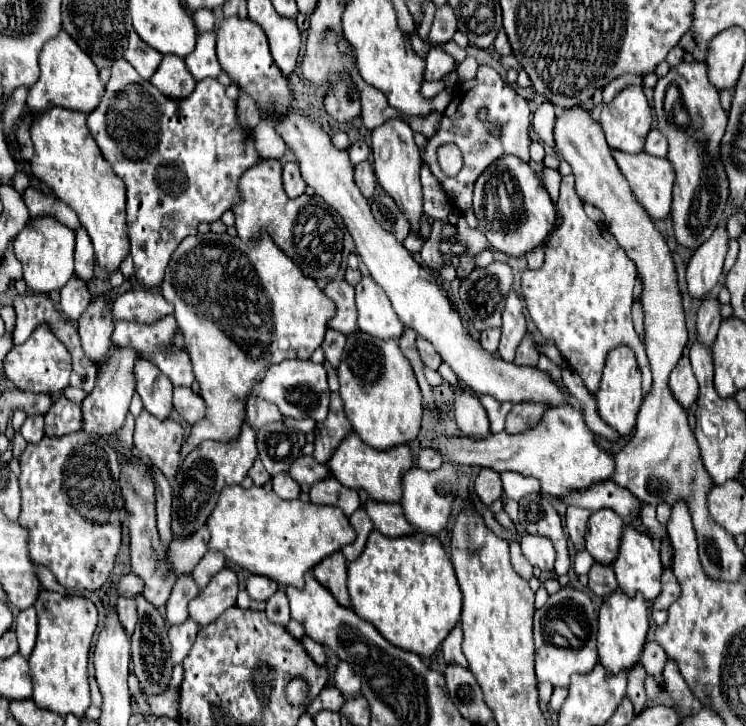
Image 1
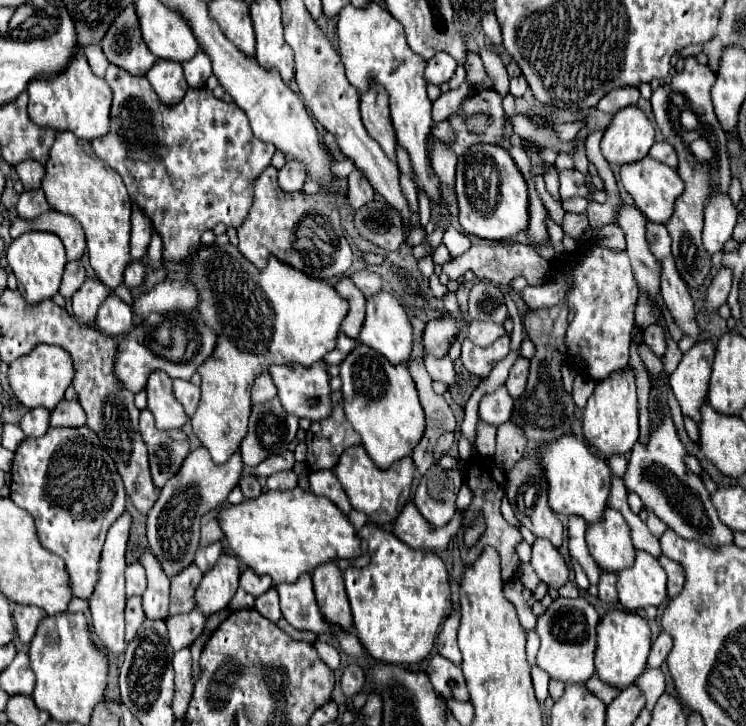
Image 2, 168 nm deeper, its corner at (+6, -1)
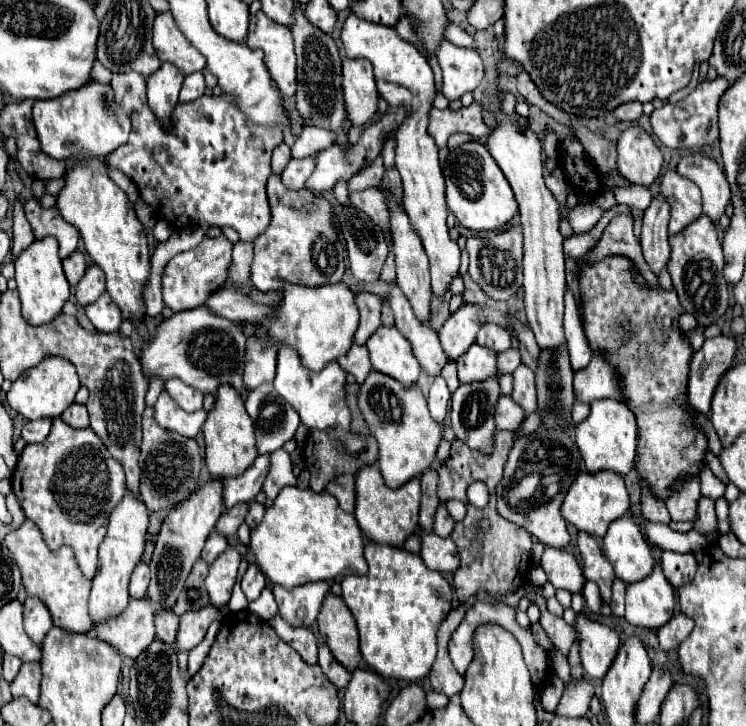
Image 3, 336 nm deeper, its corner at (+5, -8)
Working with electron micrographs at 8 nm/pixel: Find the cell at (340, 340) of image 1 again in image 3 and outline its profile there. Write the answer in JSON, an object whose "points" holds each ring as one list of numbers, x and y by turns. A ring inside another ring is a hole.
{"points":[[352,345,352,349,342,355,338,359,340,367,346,371,346,373,352,373,356,377,356,383,362,383,362,379,366,379,366,375,370,373,370,359,368,359,368,351,364,345]]}

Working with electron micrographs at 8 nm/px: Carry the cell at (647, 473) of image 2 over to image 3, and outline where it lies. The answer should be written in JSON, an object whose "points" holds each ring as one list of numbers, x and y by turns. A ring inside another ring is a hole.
{"points":[[702,497,698,503,698,521,694,523,694,529,700,531,702,535,718,531,716,527,716,513,714,513,714,501]]}

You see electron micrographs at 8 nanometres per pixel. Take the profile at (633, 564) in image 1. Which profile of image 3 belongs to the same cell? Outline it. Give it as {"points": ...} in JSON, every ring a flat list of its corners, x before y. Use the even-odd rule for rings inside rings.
{"points":[[660,565,646,579,630,583,626,589,626,621,636,627,658,629,666,625,674,615,674,607,674,587,664,577]]}

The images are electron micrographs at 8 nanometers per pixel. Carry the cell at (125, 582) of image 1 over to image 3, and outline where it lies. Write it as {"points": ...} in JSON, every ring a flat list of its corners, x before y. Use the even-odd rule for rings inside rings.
{"points":[[138,563,132,577,130,577,130,597,132,599,144,599,146,589,150,583,150,571,146,563]]}

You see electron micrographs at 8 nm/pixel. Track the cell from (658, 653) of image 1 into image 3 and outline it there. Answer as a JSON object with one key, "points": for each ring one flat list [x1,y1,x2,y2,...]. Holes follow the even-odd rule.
{"points":[[678,611,664,627,658,629,658,639,660,639,660,645,664,651,670,651,674,647,678,647,686,635,690,635,694,623,688,615,684,615,682,611]]}

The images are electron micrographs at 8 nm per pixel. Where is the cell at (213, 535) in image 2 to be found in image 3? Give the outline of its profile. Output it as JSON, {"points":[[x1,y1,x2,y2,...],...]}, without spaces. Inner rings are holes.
{"points":[[240,503,230,511,224,511,216,523,216,531,220,531,222,535,234,535,242,525,246,513,248,513,248,503]]}

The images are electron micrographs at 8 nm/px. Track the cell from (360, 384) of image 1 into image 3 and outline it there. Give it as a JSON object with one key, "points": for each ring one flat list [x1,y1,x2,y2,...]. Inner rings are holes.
{"points":[[372,371,368,379,360,385,358,403,366,423,370,425,372,435,378,441,378,467,390,489,402,487,402,483,408,483,410,479,422,475,422,471,432,467,438,443,442,439,442,425,438,425,430,417,428,403,418,385,406,389,392,377]]}

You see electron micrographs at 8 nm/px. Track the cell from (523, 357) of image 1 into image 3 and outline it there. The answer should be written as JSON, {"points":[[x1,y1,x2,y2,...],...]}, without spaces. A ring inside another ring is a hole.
{"points":[[520,365,514,371,514,391,512,391,512,399,526,411,526,413,534,413,536,407,536,399,534,399,534,373,530,367]]}

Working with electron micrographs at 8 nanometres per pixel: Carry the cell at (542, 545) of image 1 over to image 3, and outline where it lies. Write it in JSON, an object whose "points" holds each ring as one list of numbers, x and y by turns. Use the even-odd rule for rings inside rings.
{"points":[[546,547,540,567,546,571,548,581,556,589,566,589,570,593,578,593,578,591,582,591,582,587,586,583,578,559,564,549]]}

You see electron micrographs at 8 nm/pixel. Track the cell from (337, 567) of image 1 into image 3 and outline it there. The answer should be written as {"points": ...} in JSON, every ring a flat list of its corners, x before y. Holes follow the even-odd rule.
{"points":[[332,593,326,595,316,623,320,637,326,641,338,663,342,663,348,671,354,671,360,665,358,629,344,601]]}

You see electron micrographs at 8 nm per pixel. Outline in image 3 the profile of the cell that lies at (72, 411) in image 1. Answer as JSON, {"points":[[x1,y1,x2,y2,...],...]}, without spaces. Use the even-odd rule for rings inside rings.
{"points":[[72,403,64,413,62,413,62,419,74,427,74,429,82,429,88,425,88,411,86,411,86,405,80,405,80,403]]}

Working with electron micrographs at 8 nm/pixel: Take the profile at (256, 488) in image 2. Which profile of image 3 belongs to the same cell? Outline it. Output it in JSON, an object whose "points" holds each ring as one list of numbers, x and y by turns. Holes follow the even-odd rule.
{"points":[[252,501,252,503,250,503,250,511,248,511,248,515,246,515,246,523,248,523,248,527,254,529,254,527,262,521,262,517,264,517,264,507,262,507,260,503]]}

